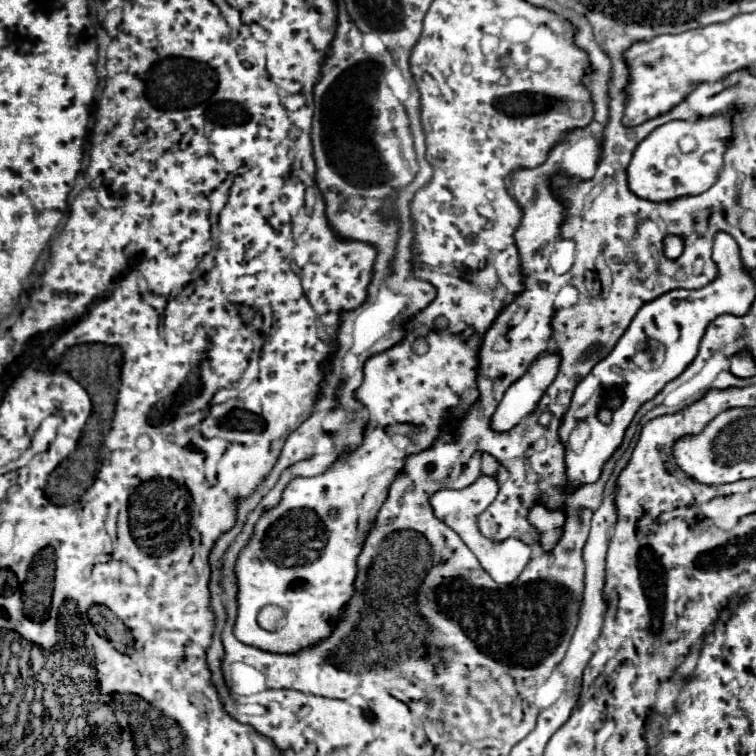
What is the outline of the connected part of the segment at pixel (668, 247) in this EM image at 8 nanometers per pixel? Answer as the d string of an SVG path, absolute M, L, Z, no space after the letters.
M668 236L664 240L664 250L666 250L668 258L678 258L682 254L682 240L676 236Z

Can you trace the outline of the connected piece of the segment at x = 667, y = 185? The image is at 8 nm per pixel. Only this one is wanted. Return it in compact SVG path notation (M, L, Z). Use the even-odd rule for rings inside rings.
M736 106L726 108L724 112L716 116L708 116L704 120L672 120L670 124L658 126L646 140L640 142L640 146L634 150L632 162L628 166L628 184L630 190L646 200L672 200L684 194L700 194L708 190L724 164L724 148L728 148L728 142L732 142L732 116L736 114ZM684 136L692 136L696 140L694 150L684 152L680 148L680 140Z

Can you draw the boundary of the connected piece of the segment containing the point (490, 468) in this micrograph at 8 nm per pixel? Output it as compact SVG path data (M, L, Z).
M484 454L482 456L482 468L484 468L486 476L496 476L500 470L500 462L496 458L492 458L490 454Z

